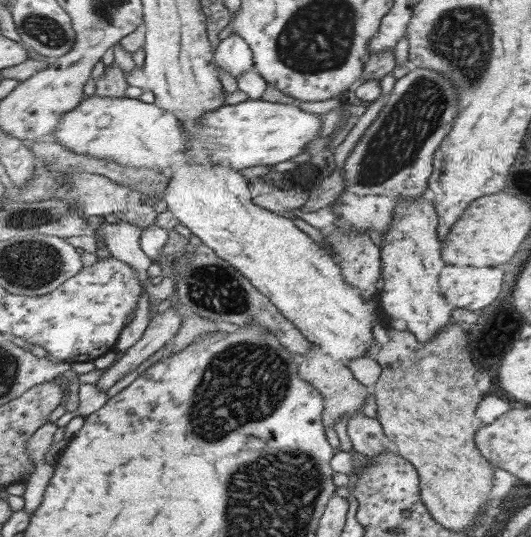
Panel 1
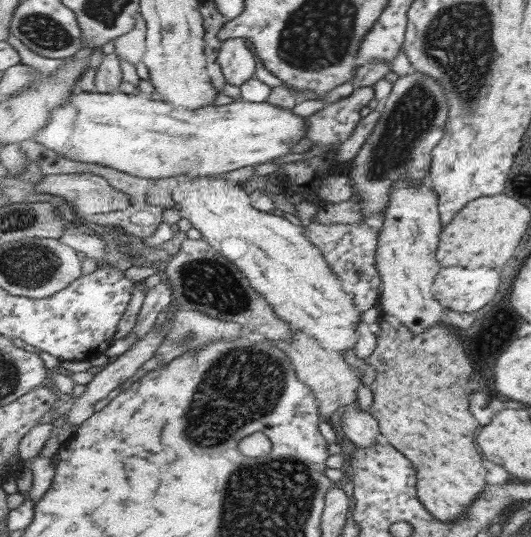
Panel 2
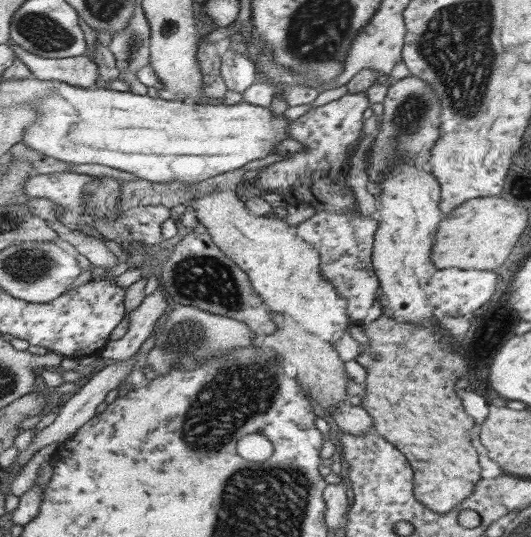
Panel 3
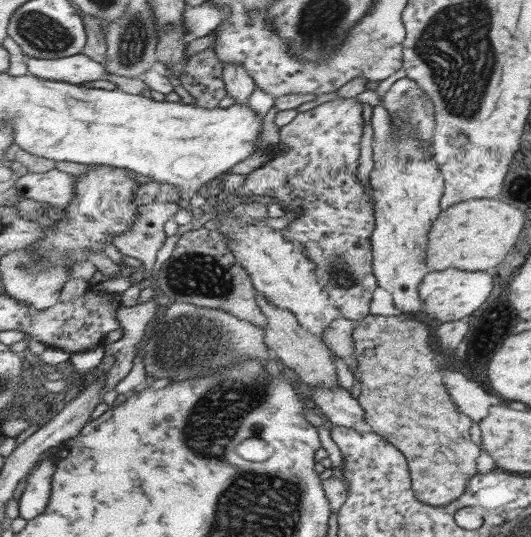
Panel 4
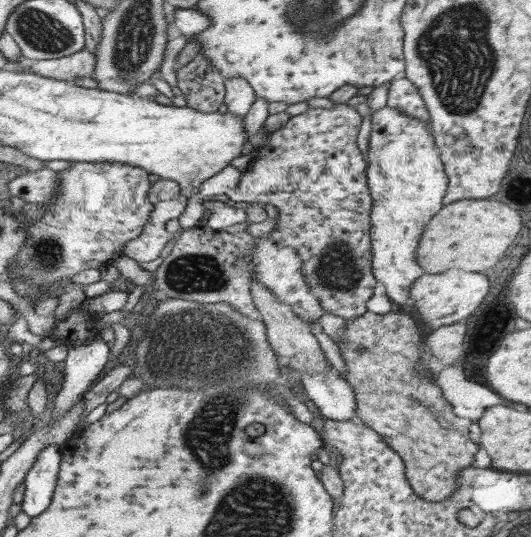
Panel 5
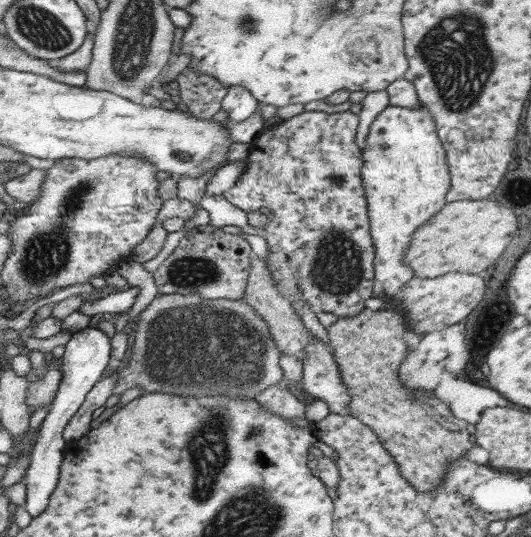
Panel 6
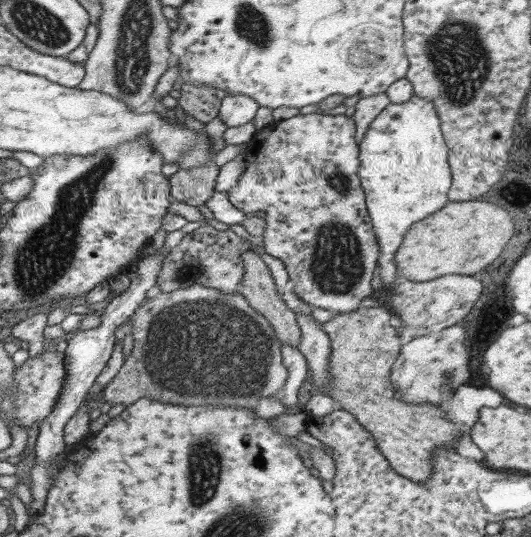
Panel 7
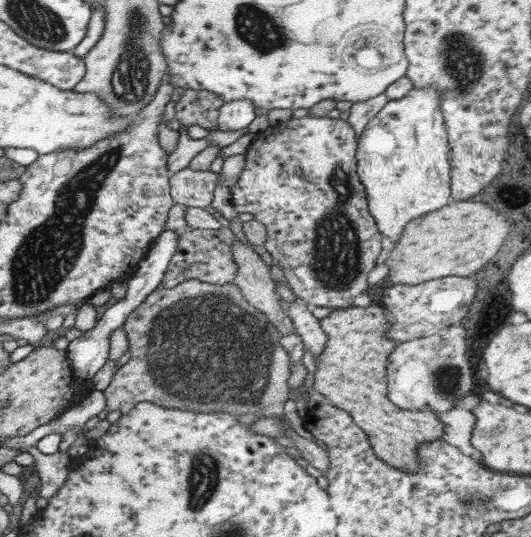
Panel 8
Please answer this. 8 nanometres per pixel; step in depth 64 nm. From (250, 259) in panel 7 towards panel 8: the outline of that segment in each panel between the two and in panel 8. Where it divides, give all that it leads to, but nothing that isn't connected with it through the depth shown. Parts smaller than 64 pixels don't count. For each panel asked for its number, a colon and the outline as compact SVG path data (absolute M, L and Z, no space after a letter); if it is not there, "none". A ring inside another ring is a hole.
8: M235 238L233 244L233 258L239 266L239 274L235 278L235 284L243 290L245 298L265 312L271 322L281 330L283 336L297 334L295 322L289 316L289 310L283 310L283 304L279 304L279 296L275 294L275 282L271 278L267 262L243 240Z

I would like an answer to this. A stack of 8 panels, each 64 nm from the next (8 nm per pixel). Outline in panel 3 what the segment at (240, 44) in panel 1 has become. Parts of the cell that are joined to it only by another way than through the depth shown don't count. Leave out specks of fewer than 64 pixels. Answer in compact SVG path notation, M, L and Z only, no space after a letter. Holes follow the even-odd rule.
M227 50L221 56L221 64L223 64L223 78L229 86L229 90L239 92L241 96L257 82L257 64L249 58L249 54L237 52L237 50Z

